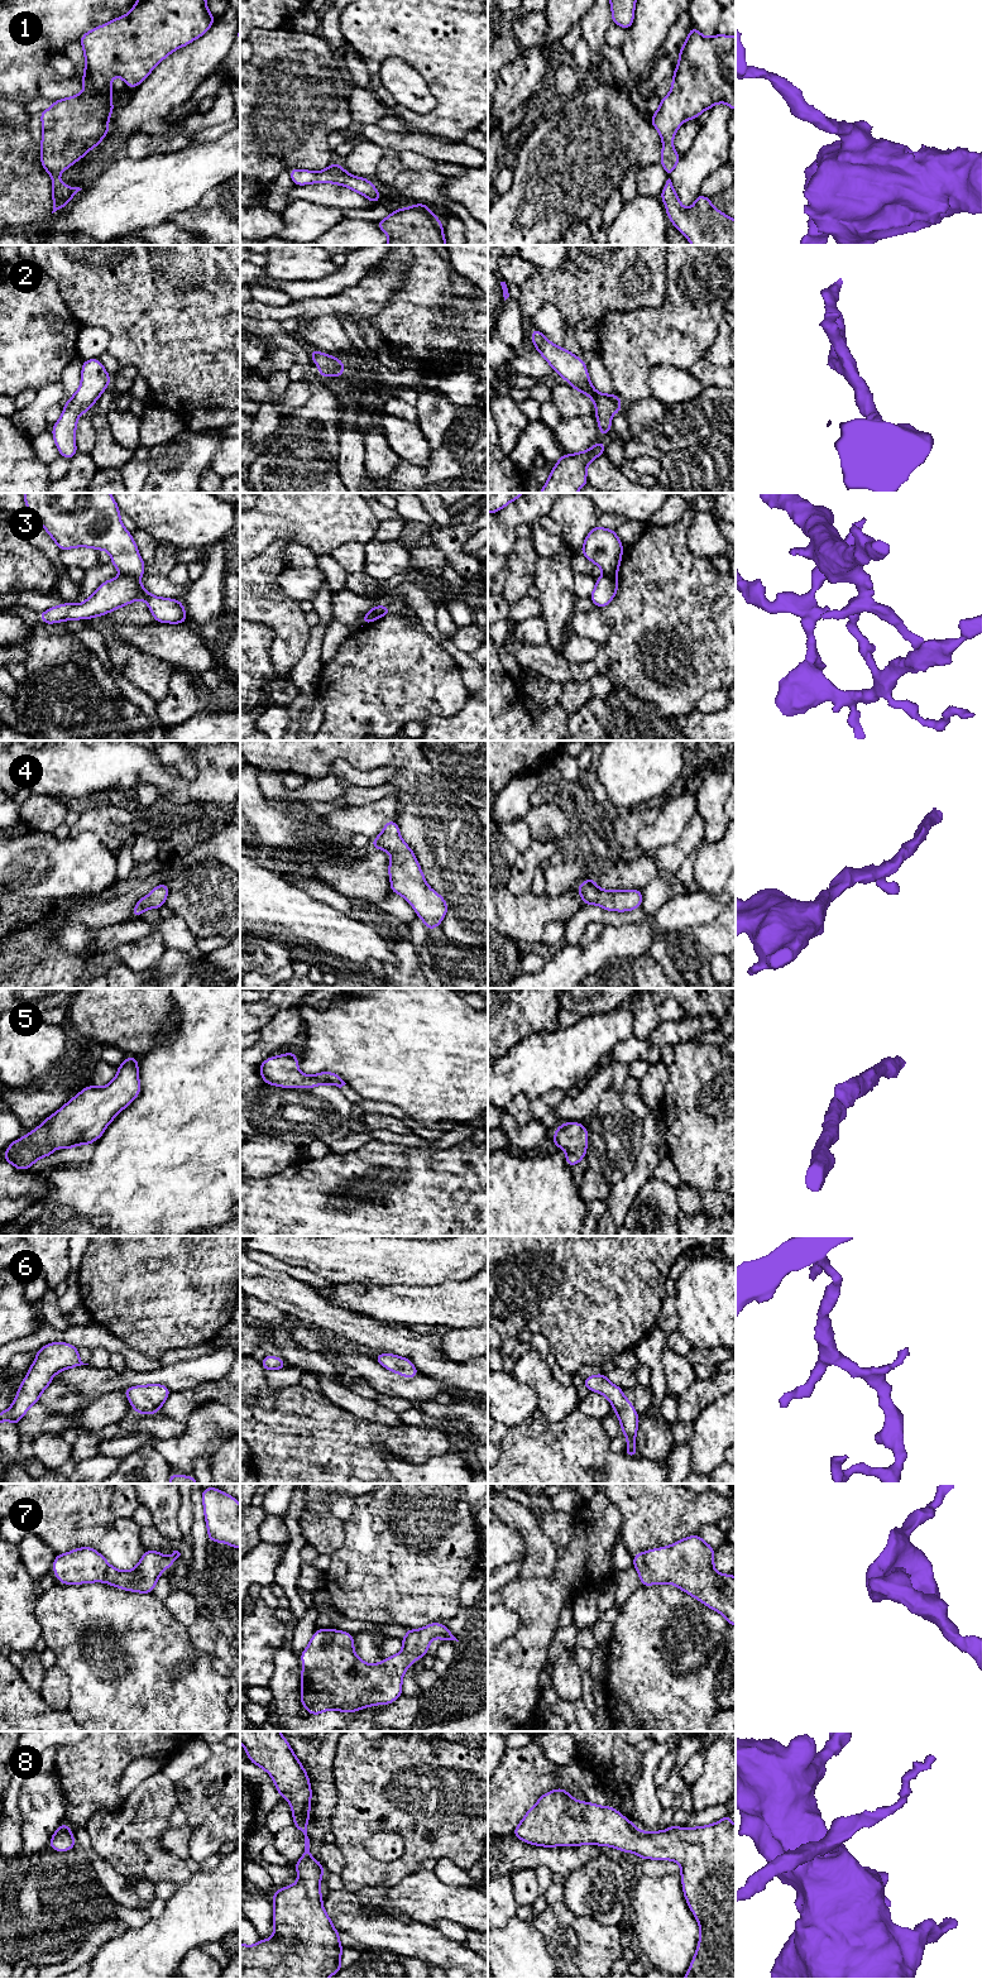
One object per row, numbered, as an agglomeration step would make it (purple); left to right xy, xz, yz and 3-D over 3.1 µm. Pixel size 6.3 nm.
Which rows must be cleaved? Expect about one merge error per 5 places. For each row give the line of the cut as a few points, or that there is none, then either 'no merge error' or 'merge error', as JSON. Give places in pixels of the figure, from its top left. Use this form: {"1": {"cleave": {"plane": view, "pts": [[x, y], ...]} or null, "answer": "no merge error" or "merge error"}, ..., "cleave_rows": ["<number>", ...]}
{"1": {"cleave": null, "answer": "no merge error"}, "2": {"cleave": null, "answer": "no merge error"}, "3": {"cleave": {"plane": "xz", "pts": [[386, 607], [379, 612], [369, 614], [367, 619]]}, "answer": "merge error"}, "4": {"cleave": null, "answer": "no merge error"}, "5": {"cleave": null, "answer": "no merge error"}, "6": {"cleave": null, "answer": "no merge error"}, "7": {"cleave": null, "answer": "no merge error"}, "8": {"cleave": null, "answer": "no merge error"}, "cleave_rows": ["3"]}

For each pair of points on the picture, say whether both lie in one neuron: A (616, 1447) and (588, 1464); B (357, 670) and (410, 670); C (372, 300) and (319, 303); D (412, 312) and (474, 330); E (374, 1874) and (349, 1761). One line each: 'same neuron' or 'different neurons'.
A: different neurons
B: same neuron
C: same neuron
D: same neuron
E: same neuron

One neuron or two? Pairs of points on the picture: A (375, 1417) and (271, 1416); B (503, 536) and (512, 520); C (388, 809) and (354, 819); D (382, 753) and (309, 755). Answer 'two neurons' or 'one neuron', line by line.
A: two neurons
B: two neurons
C: one neuron
D: one neuron

